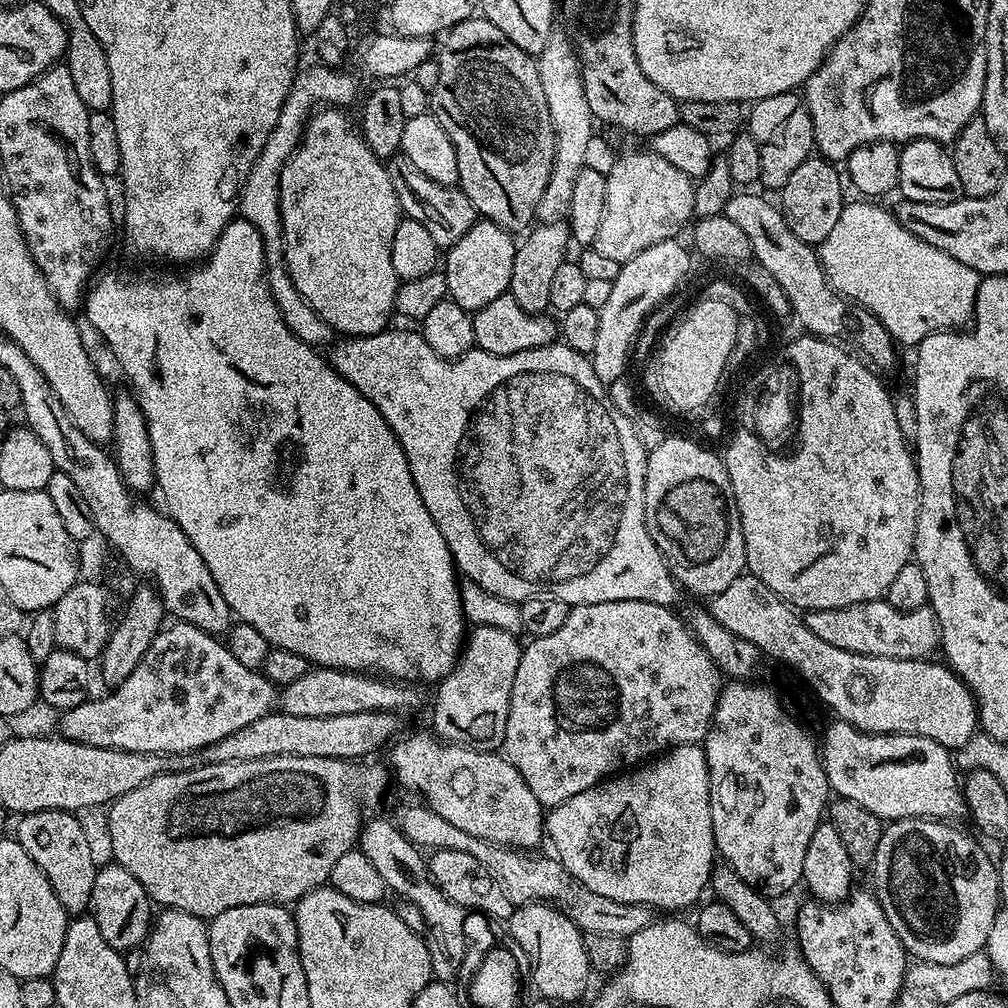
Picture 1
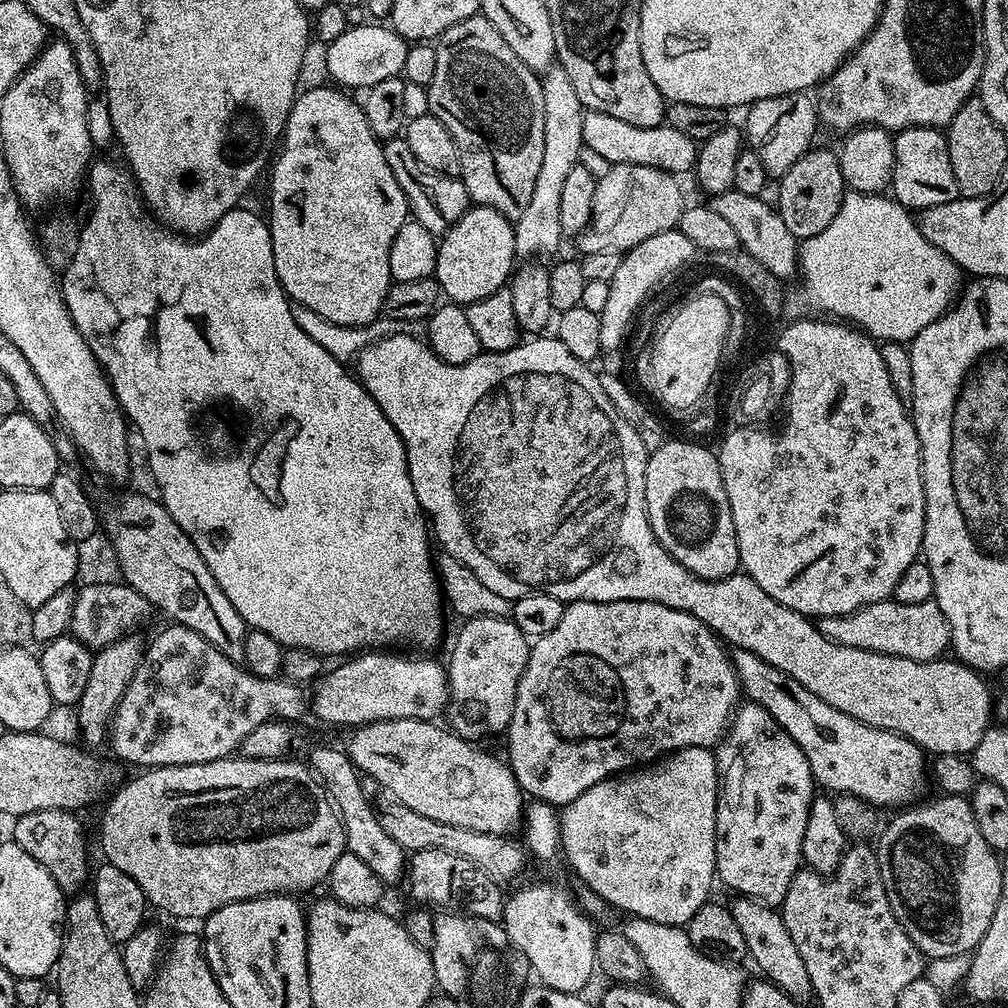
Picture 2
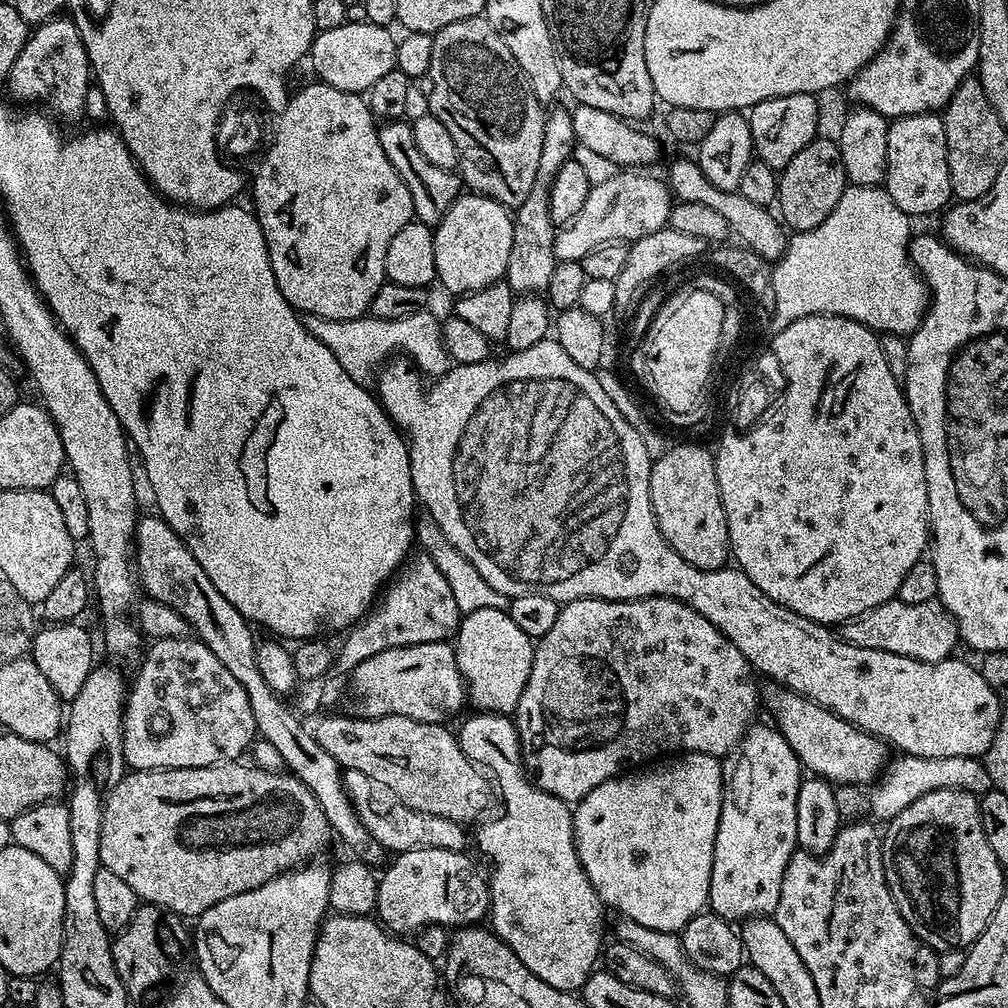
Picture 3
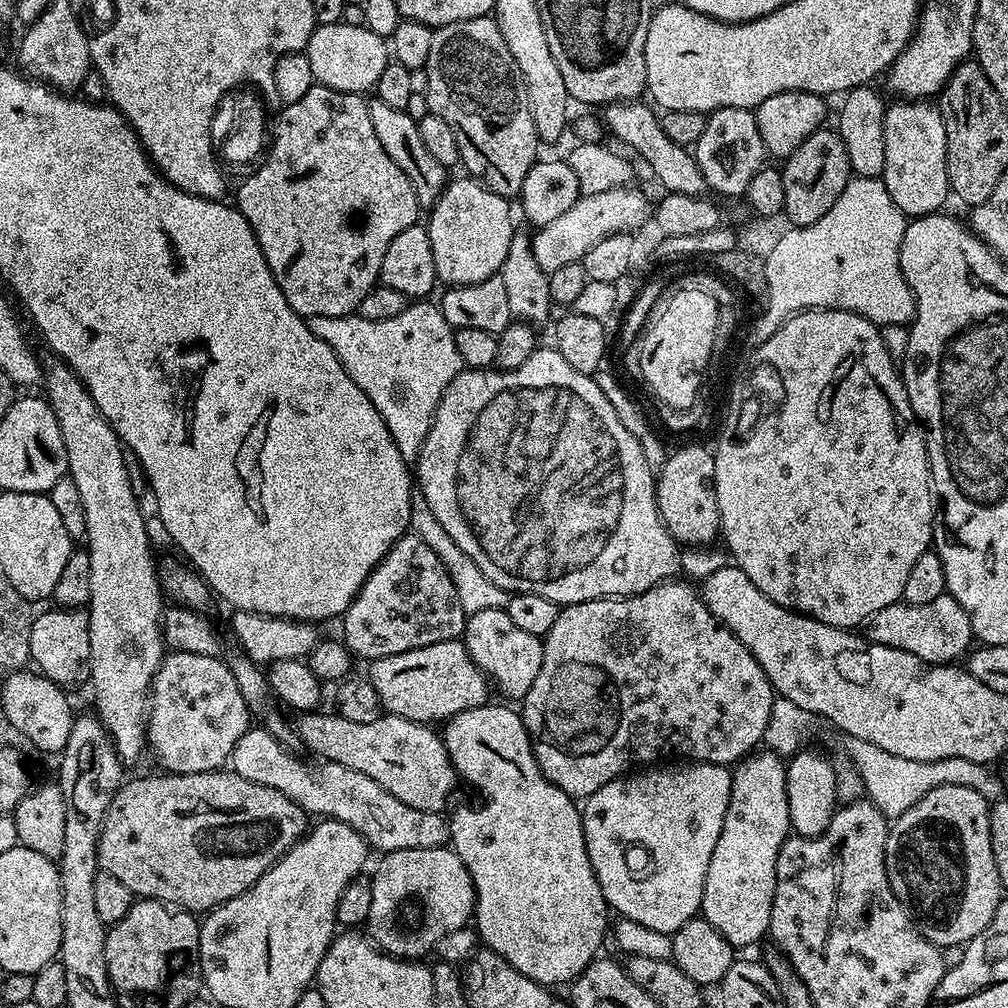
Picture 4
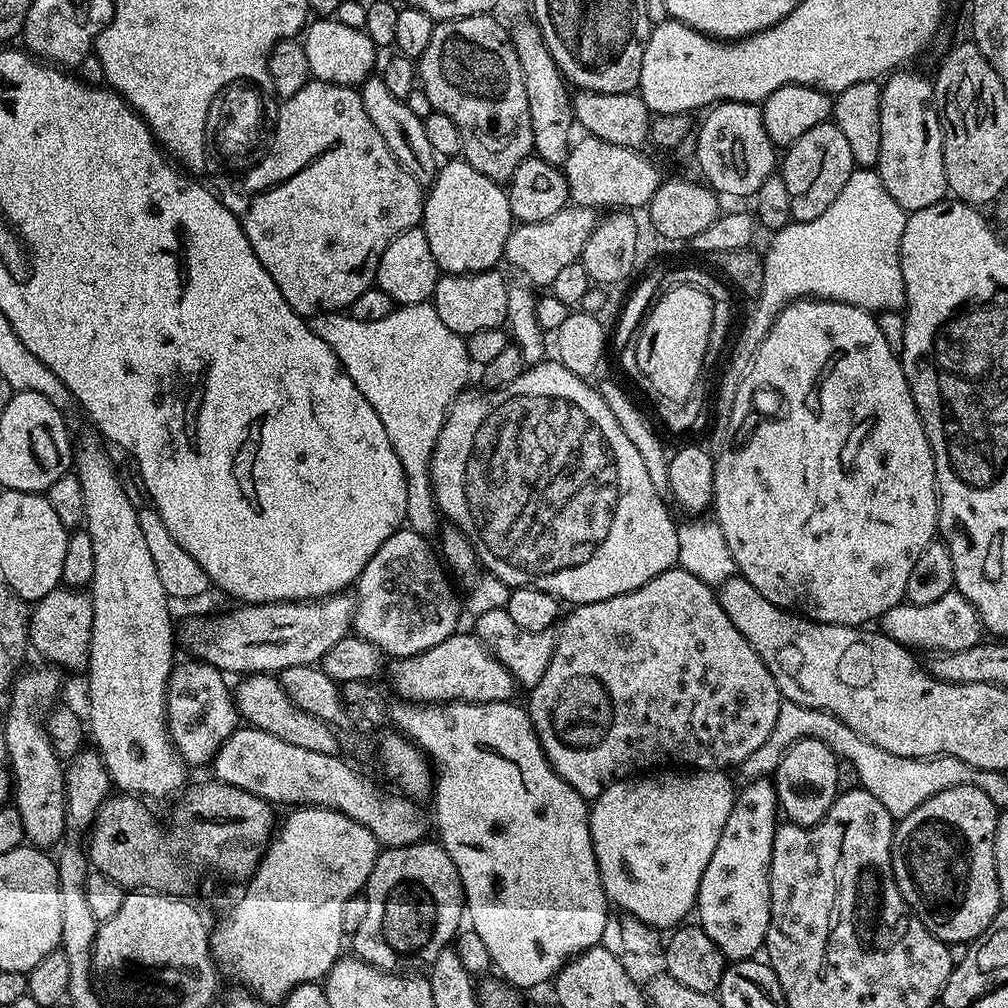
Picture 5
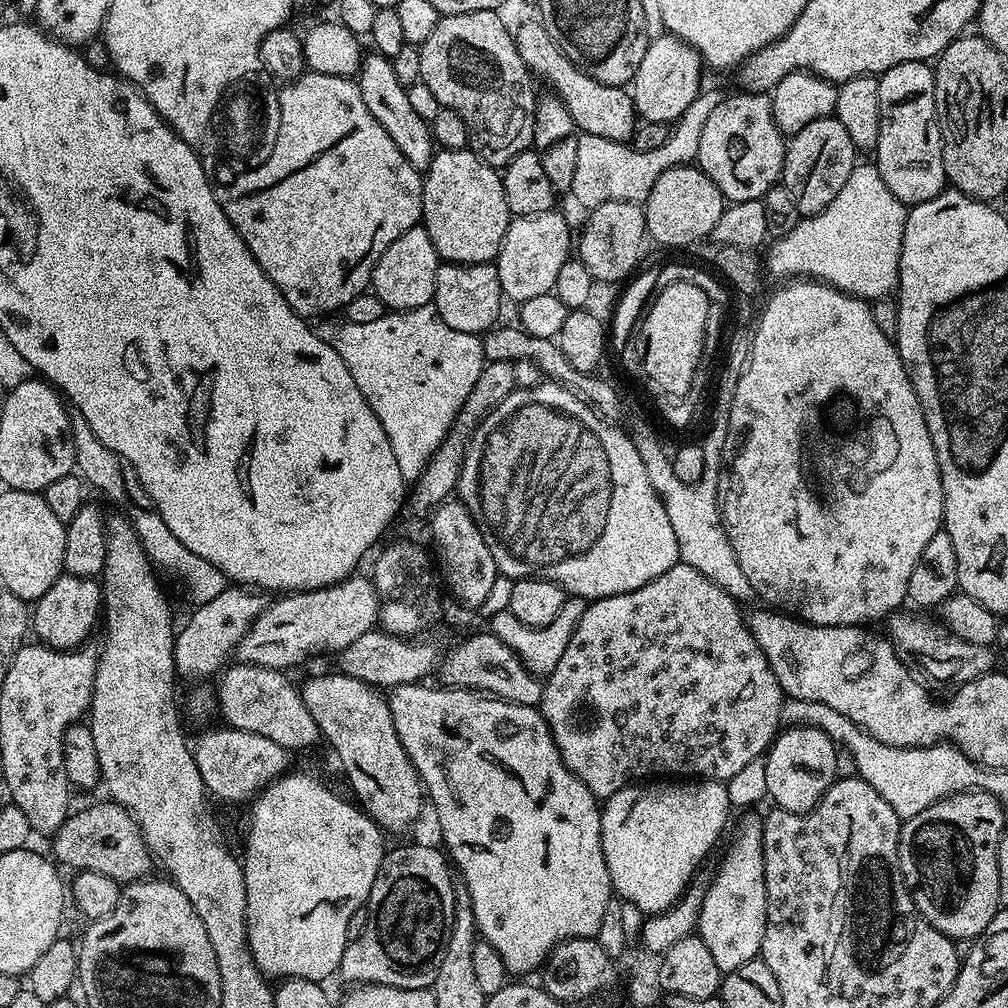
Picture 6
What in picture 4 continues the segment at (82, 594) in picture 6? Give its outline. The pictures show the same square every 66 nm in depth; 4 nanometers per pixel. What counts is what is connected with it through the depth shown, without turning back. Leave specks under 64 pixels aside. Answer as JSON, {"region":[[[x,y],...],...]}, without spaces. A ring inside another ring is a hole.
{"region":[[[63,606],[57,612],[44,612],[35,617],[30,630],[30,660],[41,676],[53,680],[65,690],[71,690],[75,684],[85,683],[89,675],[90,630],[87,611]]]}

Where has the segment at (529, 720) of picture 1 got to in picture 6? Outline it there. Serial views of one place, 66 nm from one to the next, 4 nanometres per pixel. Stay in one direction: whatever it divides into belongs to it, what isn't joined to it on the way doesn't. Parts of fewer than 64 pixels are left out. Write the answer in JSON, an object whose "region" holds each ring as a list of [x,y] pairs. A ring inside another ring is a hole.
{"region":[[[679,562],[638,590],[594,600],[585,607],[570,638],[570,646],[566,646],[558,666],[554,666],[552,673],[543,681],[544,693],[538,707],[552,732],[562,762],[597,798],[607,798],[633,782],[644,782],[649,778],[703,778],[726,782],[749,762],[761,759],[767,753],[781,731],[780,711],[786,697],[774,670],[770,670],[766,654],[762,654],[754,634],[748,629],[748,621],[745,613],[740,613],[740,607],[725,588],[698,574],[694,566]]]}

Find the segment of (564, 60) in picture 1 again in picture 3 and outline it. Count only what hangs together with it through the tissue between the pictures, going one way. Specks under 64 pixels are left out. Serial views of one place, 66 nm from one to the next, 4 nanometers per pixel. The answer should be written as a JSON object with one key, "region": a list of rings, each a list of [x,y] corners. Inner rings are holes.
{"region":[[[565,109],[552,111],[545,117],[543,132],[543,148],[539,158],[538,174],[534,187],[526,202],[515,211],[512,229],[514,230],[511,243],[510,259],[507,263],[505,280],[516,294],[540,294],[547,291],[554,266],[558,263],[553,250],[556,225],[550,218],[549,190],[552,188],[553,178],[560,167],[571,157],[575,143],[572,115]]]}

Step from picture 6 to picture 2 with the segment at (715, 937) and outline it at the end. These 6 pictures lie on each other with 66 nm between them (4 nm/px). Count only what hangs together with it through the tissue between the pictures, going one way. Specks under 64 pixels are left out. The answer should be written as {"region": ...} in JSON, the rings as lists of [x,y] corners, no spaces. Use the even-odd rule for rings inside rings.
{"region":[[[744,702],[737,707],[718,747],[716,753],[716,772],[720,775],[720,789],[716,795],[716,880],[724,883],[736,896],[748,896],[752,900],[760,900],[763,904],[773,906],[783,905],[786,898],[786,890],[790,882],[796,877],[796,873],[802,868],[802,834],[806,834],[806,818],[810,818],[810,806],[818,792],[818,785],[812,771],[810,762],[806,762],[806,754],[770,718],[770,714],[760,704]]]}

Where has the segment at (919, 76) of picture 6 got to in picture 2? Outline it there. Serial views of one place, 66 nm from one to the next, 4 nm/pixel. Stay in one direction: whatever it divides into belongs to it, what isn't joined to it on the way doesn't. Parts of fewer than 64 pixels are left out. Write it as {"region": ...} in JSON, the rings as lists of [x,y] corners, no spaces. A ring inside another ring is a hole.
{"region":[[[914,126],[901,128],[894,136],[894,174],[891,195],[903,208],[919,210],[942,206],[961,199],[958,182],[954,182],[954,166],[950,166],[947,135],[941,129]]]}

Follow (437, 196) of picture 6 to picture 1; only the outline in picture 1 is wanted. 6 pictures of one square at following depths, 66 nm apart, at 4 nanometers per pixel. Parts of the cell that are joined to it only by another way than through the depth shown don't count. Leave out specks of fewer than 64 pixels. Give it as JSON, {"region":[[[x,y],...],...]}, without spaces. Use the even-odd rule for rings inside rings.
{"region":[[[477,219],[476,224],[467,228],[462,238],[458,238],[458,242],[442,256],[442,271],[452,301],[462,306],[462,310],[474,314],[482,306],[494,302],[494,298],[505,295],[510,286],[517,247],[513,233],[492,220]]]}

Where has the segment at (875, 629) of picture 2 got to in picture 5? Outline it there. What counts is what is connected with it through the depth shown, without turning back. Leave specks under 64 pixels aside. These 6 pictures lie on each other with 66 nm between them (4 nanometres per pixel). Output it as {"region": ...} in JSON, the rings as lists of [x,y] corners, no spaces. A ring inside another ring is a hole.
{"region":[[[955,590],[942,594],[942,598],[938,598],[938,602],[926,602],[926,606],[901,602],[898,606],[886,610],[886,614],[881,616],[878,621],[878,628],[884,635],[889,636],[894,642],[904,645],[905,648],[909,650],[925,648],[928,654],[947,654],[958,650],[970,650],[982,640],[982,625],[974,606],[961,592]]]}

